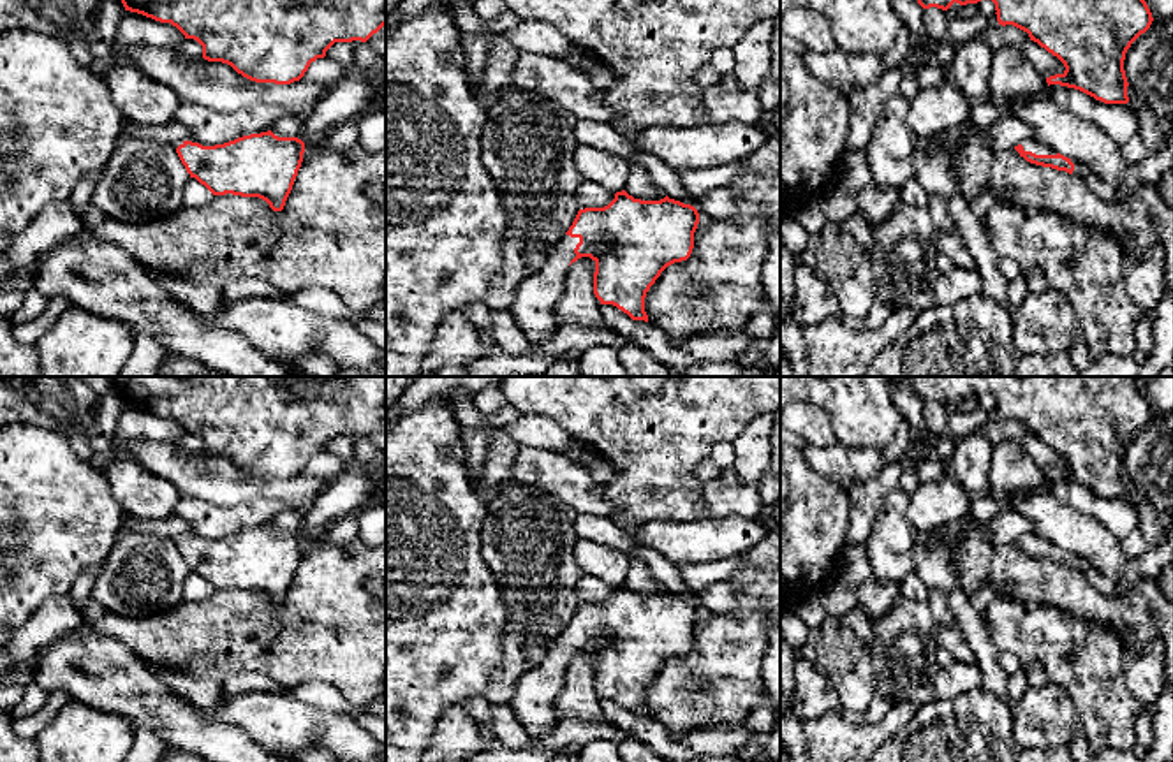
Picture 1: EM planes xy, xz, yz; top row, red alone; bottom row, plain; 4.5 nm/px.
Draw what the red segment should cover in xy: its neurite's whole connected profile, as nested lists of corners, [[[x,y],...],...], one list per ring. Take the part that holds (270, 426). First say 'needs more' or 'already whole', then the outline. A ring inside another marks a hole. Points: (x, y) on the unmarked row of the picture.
already whole | [[[109,377],[122,394],[125,405],[143,408],[160,417],[171,417],[185,433],[194,433],[203,440],[203,452],[231,459],[243,472],[255,477],[291,479],[299,475],[310,458],[324,452],[335,436],[366,436],[386,419],[386,377]]]

